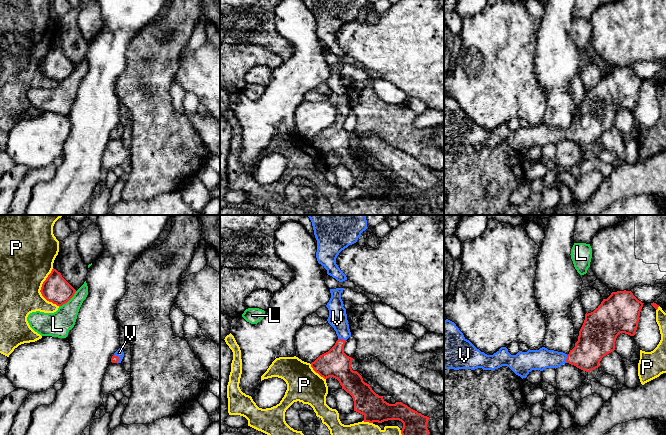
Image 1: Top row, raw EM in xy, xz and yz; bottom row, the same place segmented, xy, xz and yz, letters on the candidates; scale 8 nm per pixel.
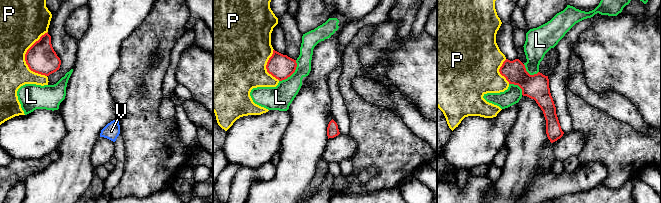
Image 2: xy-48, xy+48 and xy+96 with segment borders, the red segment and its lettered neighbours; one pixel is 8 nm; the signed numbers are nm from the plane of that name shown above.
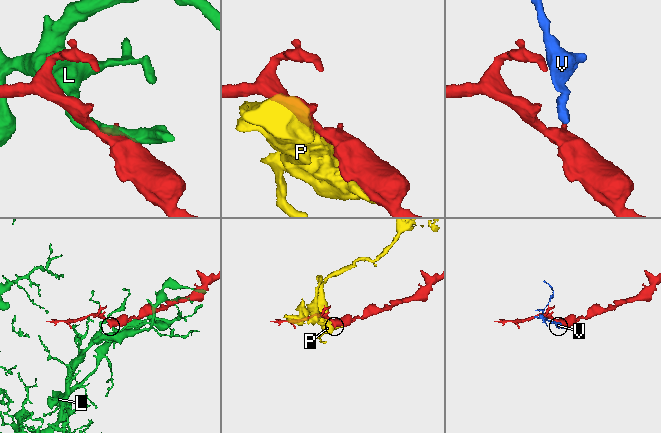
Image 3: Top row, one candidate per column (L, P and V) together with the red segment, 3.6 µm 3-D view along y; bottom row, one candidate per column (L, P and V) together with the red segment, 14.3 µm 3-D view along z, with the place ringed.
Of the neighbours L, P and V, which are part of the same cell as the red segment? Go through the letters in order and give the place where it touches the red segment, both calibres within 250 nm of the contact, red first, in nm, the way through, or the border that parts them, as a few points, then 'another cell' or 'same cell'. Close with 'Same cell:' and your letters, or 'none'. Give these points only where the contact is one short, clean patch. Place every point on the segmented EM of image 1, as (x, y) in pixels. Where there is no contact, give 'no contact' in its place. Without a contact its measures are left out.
L: xy (68, 300) | 220/200 nm | along xy (76, 291), (66, 302), (59, 306) | another cell
P: xy (40, 290) | 220/420 nm | another cell
V: yz (566, 359) | 260/160 nm | across yz (593, 344), (581, 356), (566, 359), (543, 358) | same cell
Same cell: V

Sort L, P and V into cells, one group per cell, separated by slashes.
L / P / V

